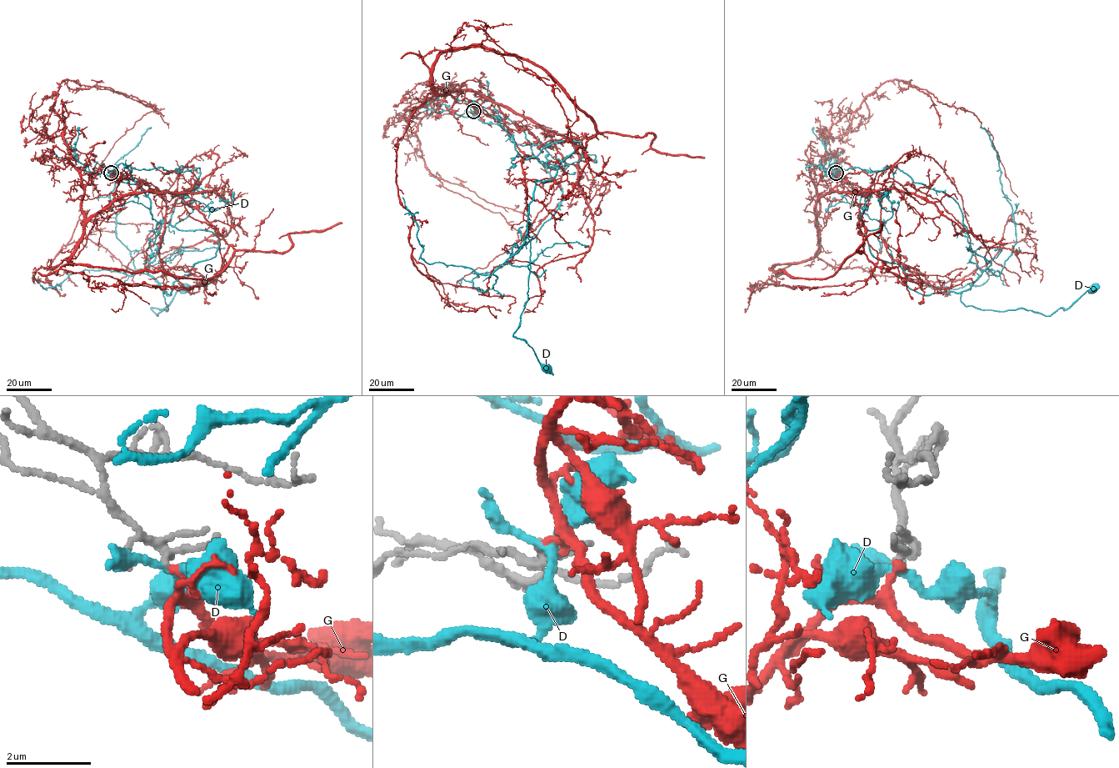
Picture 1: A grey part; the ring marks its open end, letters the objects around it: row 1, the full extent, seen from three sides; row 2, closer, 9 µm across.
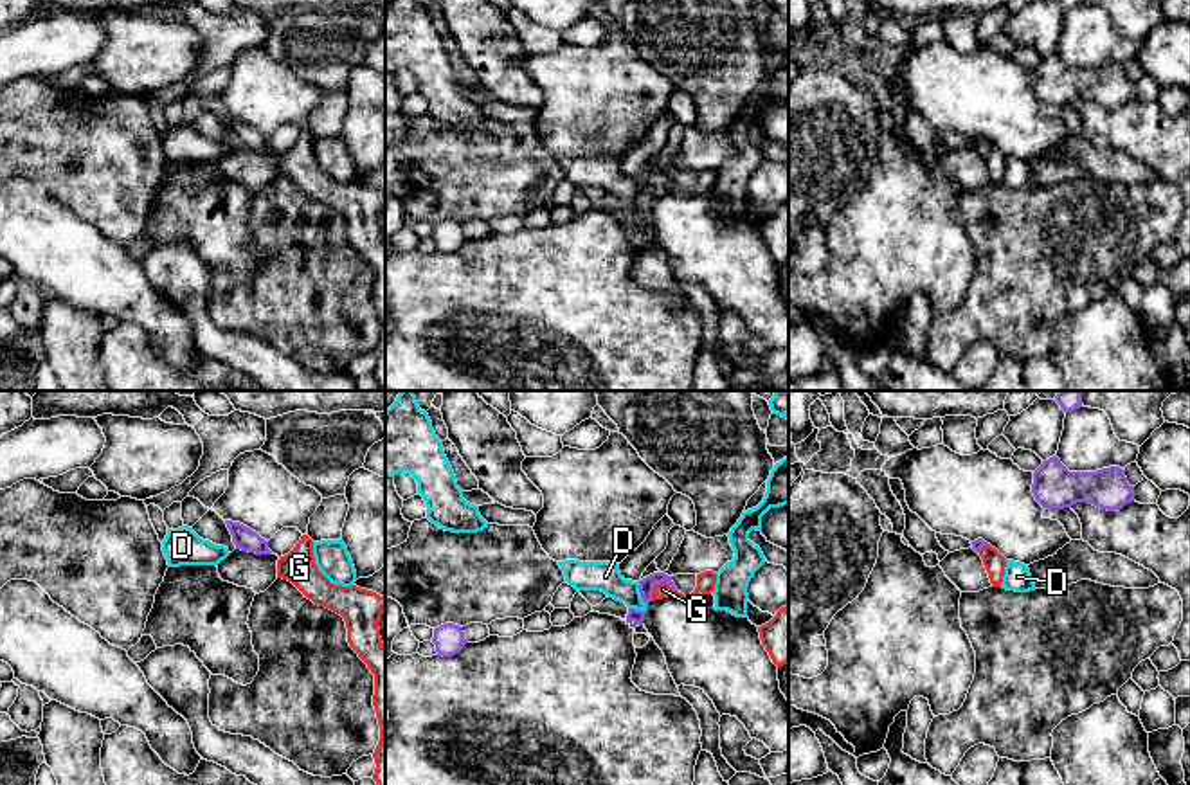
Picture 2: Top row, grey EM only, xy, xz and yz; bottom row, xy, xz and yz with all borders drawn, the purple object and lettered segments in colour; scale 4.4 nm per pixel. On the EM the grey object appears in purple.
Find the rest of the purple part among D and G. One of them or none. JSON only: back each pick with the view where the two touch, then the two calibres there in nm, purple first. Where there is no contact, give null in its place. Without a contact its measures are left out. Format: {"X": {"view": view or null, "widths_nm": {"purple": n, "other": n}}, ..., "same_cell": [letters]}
{"G": {"view": "xz", "widths_nm": {"purple": 70, "other": 70}}, "same_cell": ["G"]}

